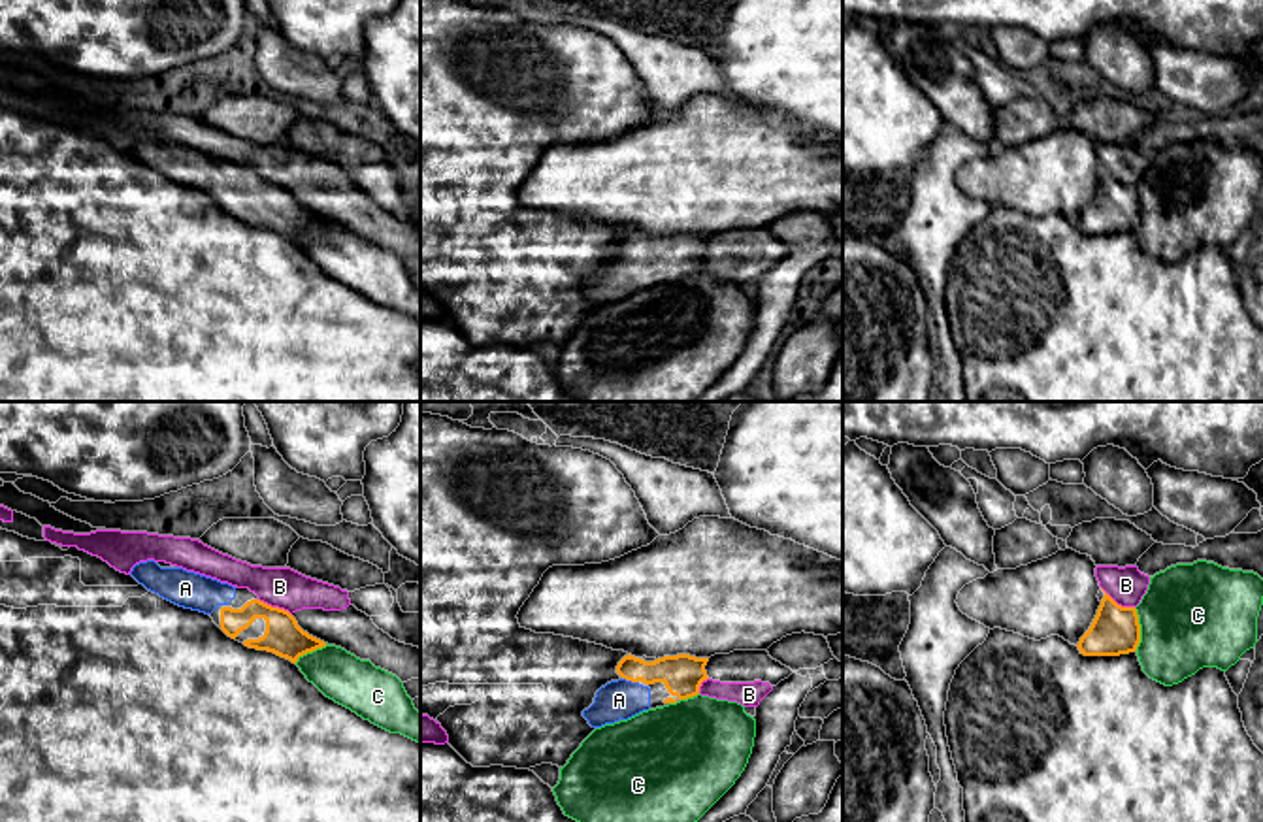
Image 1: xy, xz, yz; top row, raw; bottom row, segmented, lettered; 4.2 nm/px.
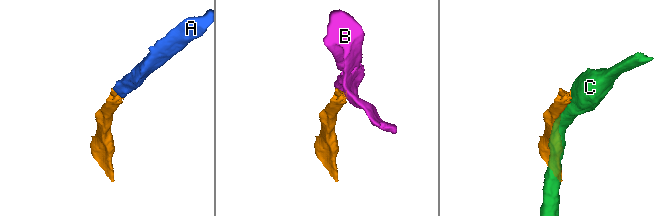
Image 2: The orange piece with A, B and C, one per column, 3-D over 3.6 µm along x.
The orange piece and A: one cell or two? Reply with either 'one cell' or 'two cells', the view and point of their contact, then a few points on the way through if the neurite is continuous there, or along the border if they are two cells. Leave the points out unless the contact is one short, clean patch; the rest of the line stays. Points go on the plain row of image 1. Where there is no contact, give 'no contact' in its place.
one cell; contact xz (630, 257)

